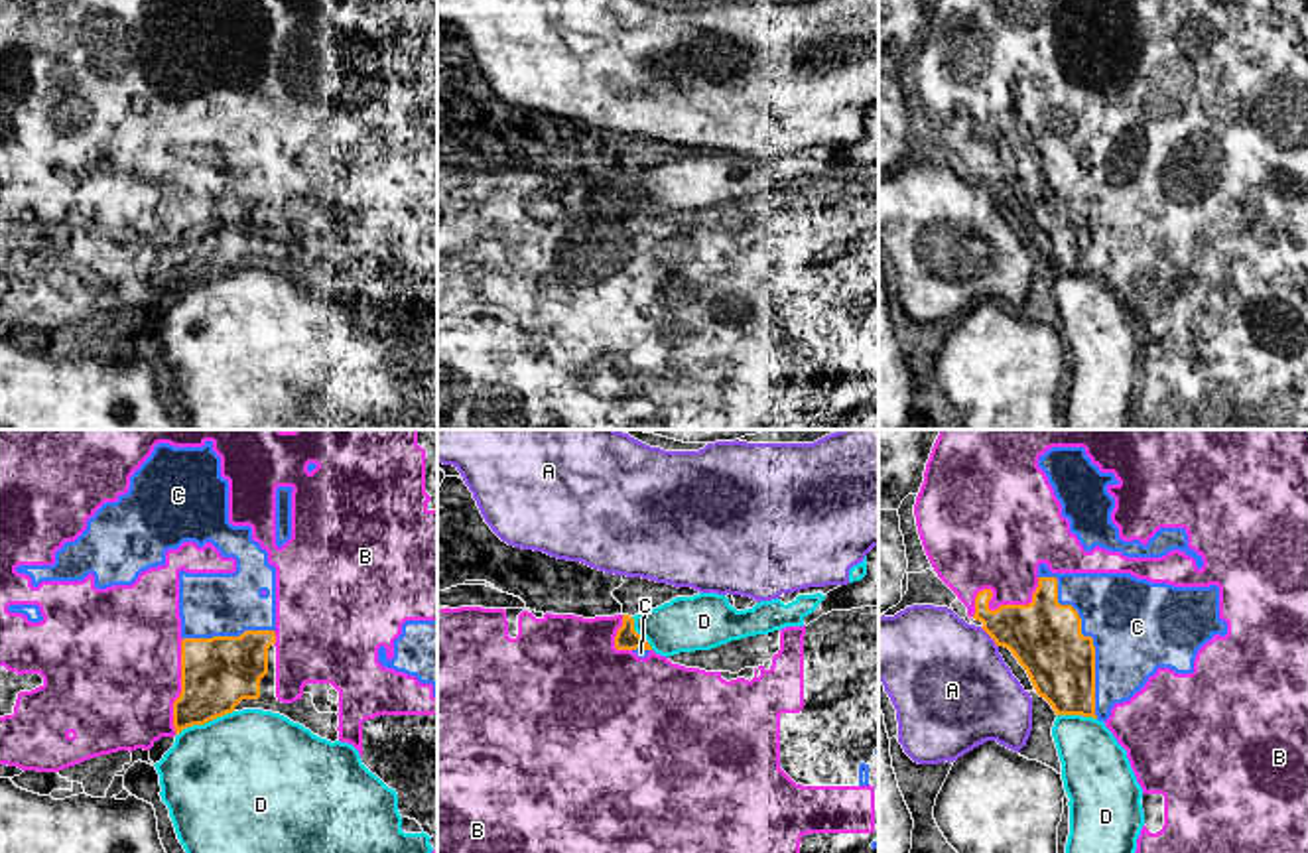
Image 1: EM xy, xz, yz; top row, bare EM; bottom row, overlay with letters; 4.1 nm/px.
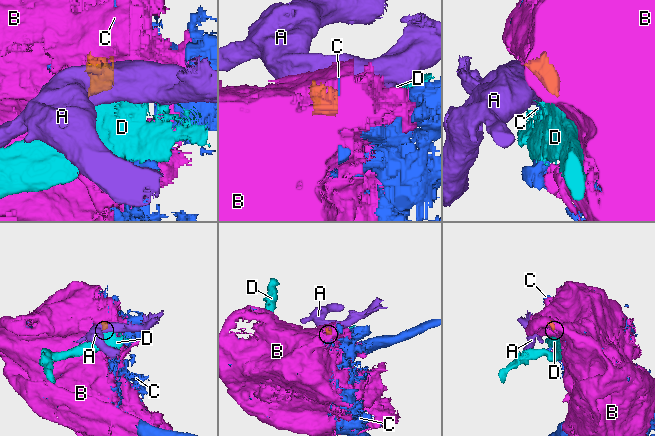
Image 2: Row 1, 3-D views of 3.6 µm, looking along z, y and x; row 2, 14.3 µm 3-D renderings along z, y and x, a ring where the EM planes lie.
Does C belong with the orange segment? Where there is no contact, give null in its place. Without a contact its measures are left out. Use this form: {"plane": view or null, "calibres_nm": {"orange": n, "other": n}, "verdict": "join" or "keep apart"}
{"plane": "yz", "calibres_nm": {"orange": 300, "other": 380}, "verdict": "join"}

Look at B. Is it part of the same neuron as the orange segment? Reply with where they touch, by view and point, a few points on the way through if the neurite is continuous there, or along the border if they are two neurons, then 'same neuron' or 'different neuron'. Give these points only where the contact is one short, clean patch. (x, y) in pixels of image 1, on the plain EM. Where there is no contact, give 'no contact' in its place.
meets orange in yz at (995, 168); same neuron

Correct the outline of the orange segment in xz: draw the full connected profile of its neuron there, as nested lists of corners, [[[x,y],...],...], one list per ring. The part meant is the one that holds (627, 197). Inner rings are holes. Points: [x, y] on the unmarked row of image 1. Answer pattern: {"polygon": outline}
{"polygon": [[[622,173],[622,185],[617,189],[615,207],[617,209],[636,209],[636,207],[652,209],[652,205],[648,203],[648,199],[642,197],[634,189],[634,177],[628,175],[628,173]]]}

